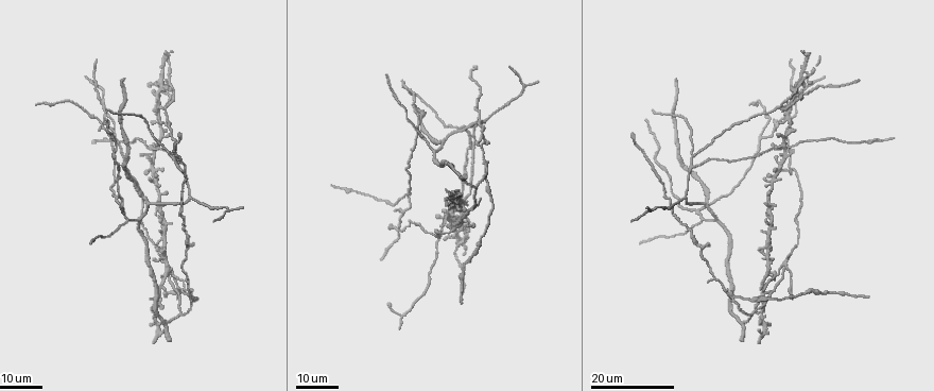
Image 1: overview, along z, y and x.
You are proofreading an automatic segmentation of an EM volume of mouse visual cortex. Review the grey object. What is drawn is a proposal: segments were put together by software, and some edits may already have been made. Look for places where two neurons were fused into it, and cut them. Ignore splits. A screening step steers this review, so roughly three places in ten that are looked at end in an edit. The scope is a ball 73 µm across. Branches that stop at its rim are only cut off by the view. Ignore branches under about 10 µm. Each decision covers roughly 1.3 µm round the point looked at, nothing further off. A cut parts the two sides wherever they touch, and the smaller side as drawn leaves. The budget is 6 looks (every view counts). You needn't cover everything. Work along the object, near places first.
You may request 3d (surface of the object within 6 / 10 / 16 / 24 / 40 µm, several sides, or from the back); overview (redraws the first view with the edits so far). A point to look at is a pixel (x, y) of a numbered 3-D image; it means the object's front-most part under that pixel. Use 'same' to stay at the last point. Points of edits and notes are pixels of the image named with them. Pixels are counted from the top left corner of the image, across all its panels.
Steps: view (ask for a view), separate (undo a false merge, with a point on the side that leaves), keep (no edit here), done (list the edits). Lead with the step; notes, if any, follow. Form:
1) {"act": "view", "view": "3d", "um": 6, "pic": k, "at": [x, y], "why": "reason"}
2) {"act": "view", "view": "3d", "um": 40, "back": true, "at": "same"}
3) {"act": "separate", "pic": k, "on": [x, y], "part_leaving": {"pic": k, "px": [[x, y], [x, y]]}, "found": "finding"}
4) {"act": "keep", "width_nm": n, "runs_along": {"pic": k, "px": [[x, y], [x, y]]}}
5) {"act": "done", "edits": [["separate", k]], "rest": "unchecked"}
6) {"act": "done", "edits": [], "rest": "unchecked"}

{"act": "view", "view": "3d", "um": 16, "pic": 1, "at": [164, 106], "why": "three-way junction"}

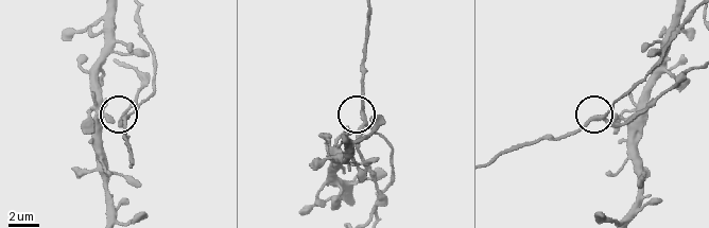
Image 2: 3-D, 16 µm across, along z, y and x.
{"act": "view", "view": "3d", "um": 10, "pic": 2, "at": [602, 118]}

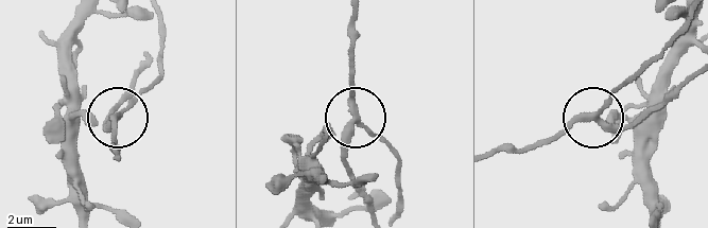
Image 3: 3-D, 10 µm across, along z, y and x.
{"act": "keep", "arms": 3, "runs_along": {"pic": 3, "px": [[355, 18], [346, 174]]}, "found": "one neuron here"}

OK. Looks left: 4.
{"act": "view", "view": "3d", "um": 16, "pic": 1, "at": [172, 91], "why": "four or more arms meet"}

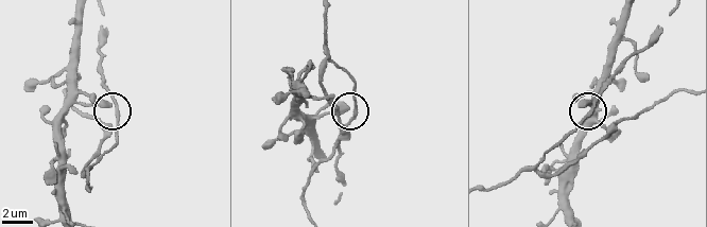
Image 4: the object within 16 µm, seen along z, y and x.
{"act": "view", "view": "3d", "um": 10, "pic": 4, "at": [347, 108], "why": "closer look"}

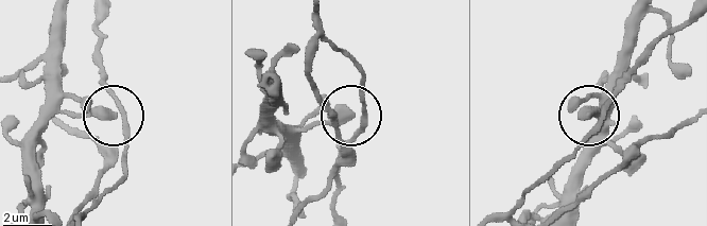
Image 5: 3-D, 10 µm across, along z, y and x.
{"act": "view", "view": "3d", "um": 6, "pic": 5, "at": [350, 117]}

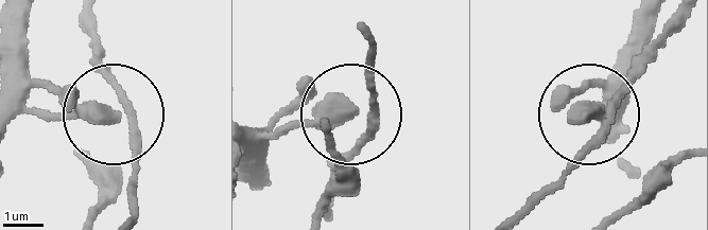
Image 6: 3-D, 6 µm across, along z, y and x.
{"act": "keep", "found": "one neuron here"}

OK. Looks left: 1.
{"act": "done", "edits": [], "rest": "unchecked"}

